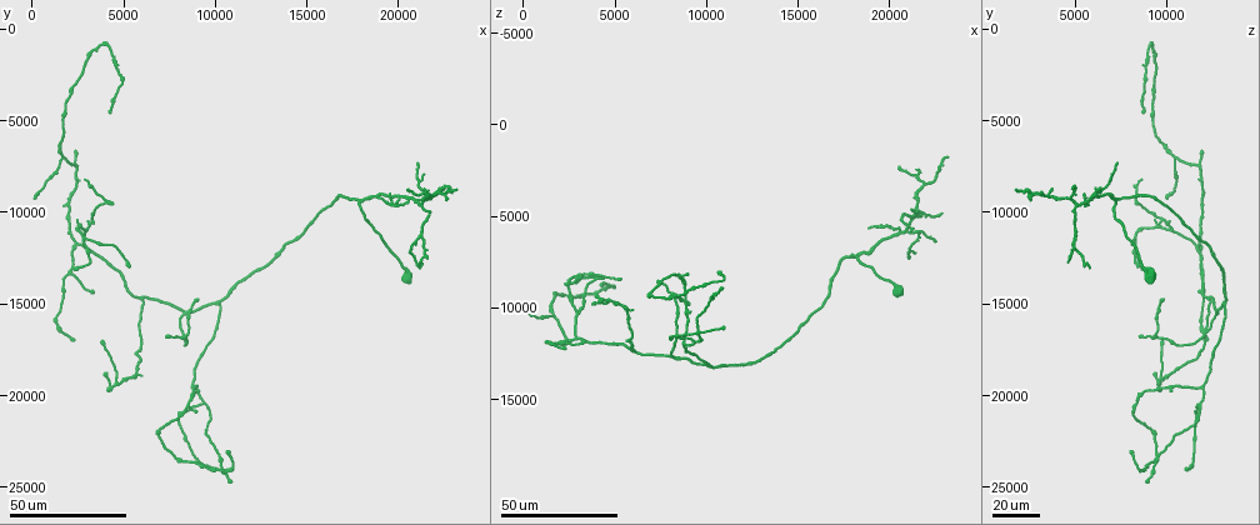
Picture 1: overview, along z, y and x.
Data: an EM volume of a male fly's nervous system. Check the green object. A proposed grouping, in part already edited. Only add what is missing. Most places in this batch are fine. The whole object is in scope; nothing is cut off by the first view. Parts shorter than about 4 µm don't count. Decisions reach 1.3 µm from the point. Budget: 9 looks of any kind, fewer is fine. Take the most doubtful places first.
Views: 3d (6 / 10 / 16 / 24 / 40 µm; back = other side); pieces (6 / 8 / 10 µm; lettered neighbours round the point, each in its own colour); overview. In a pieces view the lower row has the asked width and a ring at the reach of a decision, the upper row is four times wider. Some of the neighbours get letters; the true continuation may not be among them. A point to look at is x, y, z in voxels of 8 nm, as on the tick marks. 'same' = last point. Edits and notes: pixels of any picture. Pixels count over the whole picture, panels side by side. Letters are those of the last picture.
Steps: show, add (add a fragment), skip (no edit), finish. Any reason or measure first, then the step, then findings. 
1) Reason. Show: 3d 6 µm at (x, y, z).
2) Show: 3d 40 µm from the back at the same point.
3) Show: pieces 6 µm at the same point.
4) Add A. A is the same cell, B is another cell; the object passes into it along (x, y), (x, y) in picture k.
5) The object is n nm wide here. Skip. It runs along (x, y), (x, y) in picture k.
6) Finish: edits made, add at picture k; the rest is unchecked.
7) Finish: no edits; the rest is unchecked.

End of a long branch. Show: 3d 24 µm at (21000, 7200, 7200).

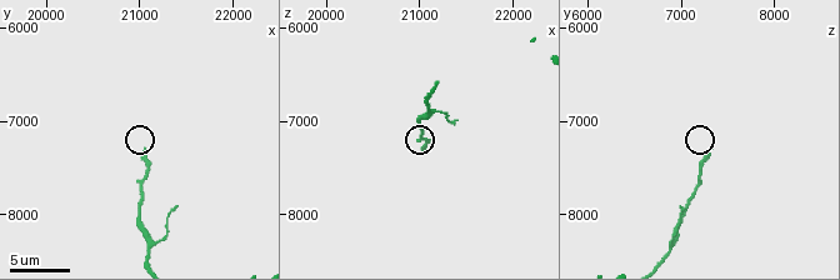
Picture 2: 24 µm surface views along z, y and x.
Show: pieces 8 µm at (21050, 7300, 7300).

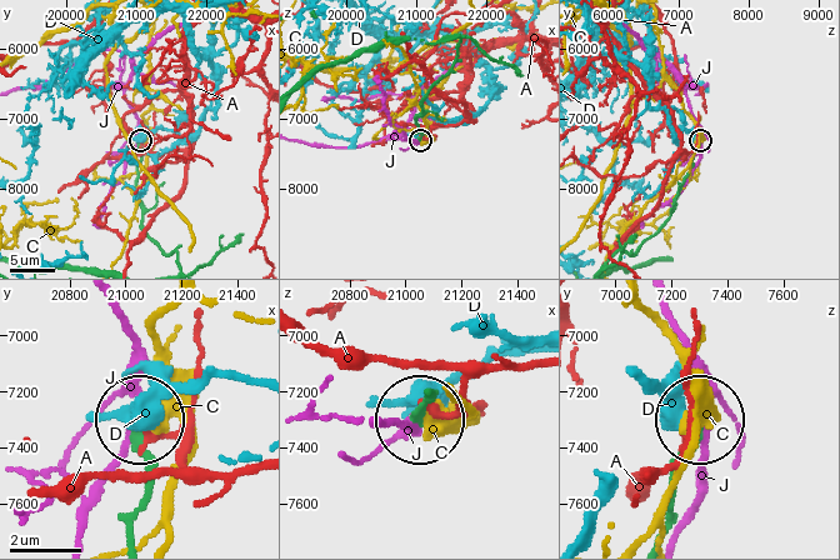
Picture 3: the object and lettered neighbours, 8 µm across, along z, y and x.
Skip. A, C, D and J are other cells; no lettered fragment goes on from it.

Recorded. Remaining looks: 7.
Free end. Show: 3d 40 µm at (22800, 8800, 4800).

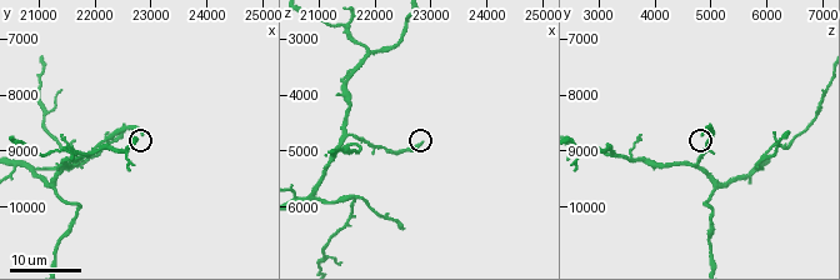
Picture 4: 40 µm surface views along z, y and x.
Show: pieces 6 µm at (22850, 8750, 4900).

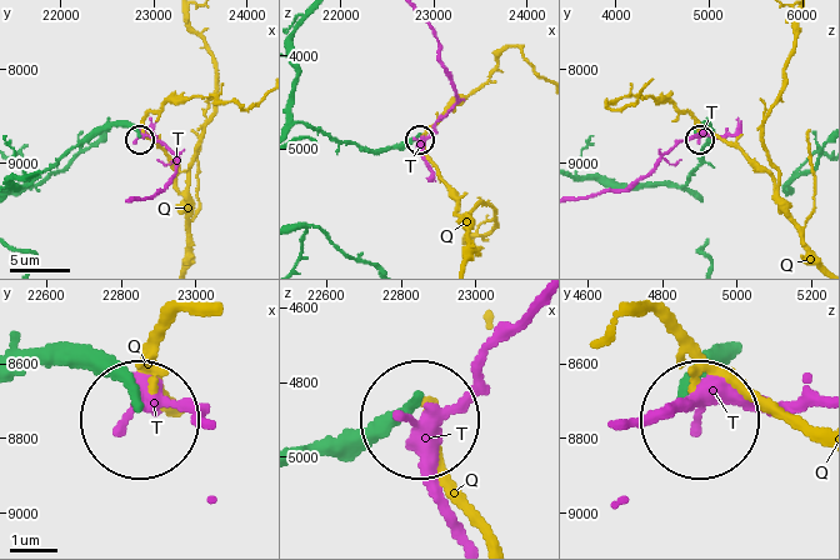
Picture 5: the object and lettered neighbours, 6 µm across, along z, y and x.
Skip. Q and T are other cells; it runs along (300, 121), (371, 149), (405, 145), (419, 136) in picture 5; no lettered fragment goes on from it.

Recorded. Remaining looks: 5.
End of a long branch. Show: 3d 40 µm at (20600, 8800, 2400).

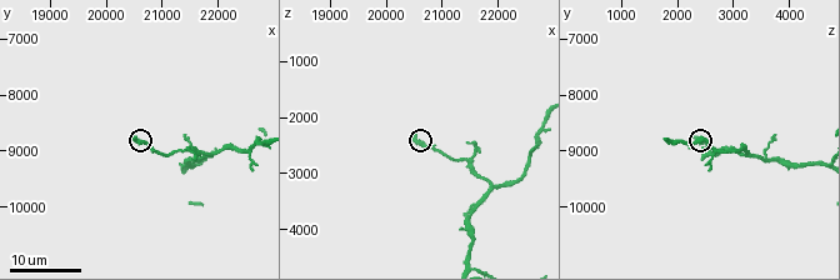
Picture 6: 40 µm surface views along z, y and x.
Show: pieces 6 µm at (20500, 8750, 2250).

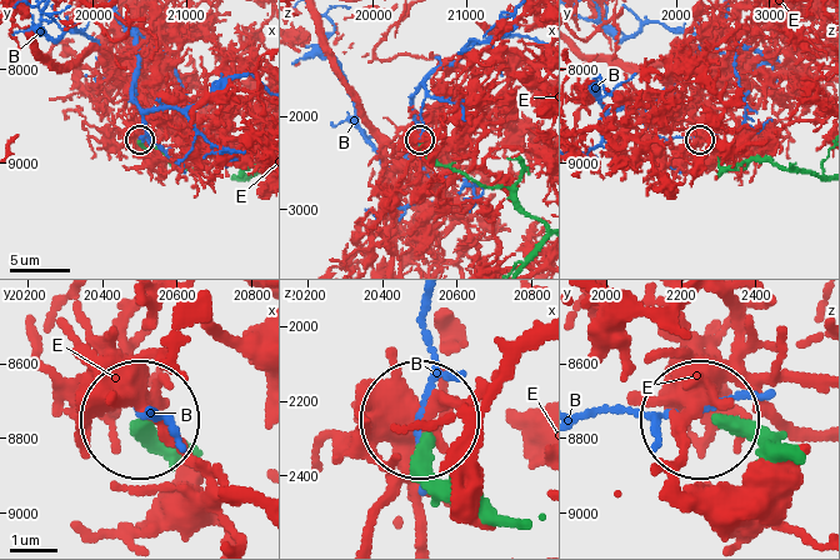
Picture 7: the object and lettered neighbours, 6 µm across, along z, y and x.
Skip. B and E are other cells; it runs along (790, 460), (746, 429), (714, 425) in picture 7; none of them fits.

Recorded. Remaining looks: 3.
Show: 3d 16 µm at (22550, 8650, 6350).

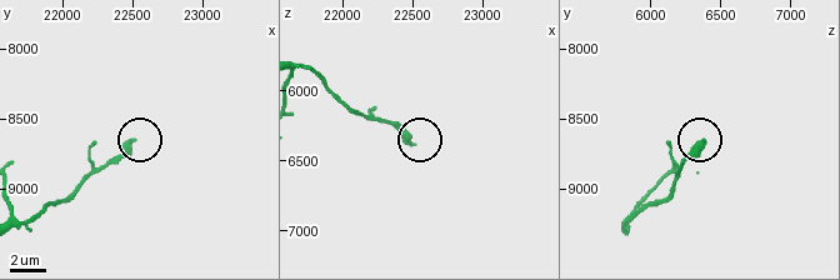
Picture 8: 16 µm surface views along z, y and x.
Show: pieces 10 µm at (22500, 8660, 6400).

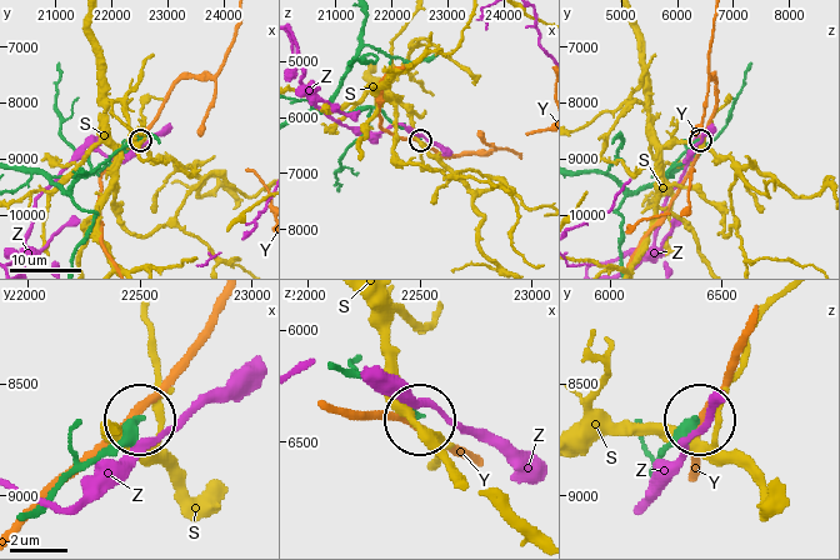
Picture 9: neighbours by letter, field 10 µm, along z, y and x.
Skip. S, Y and Z are other cells; no lettered fragment goes on from it.

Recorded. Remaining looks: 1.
Finish: no edits; the rest is unchecked.

